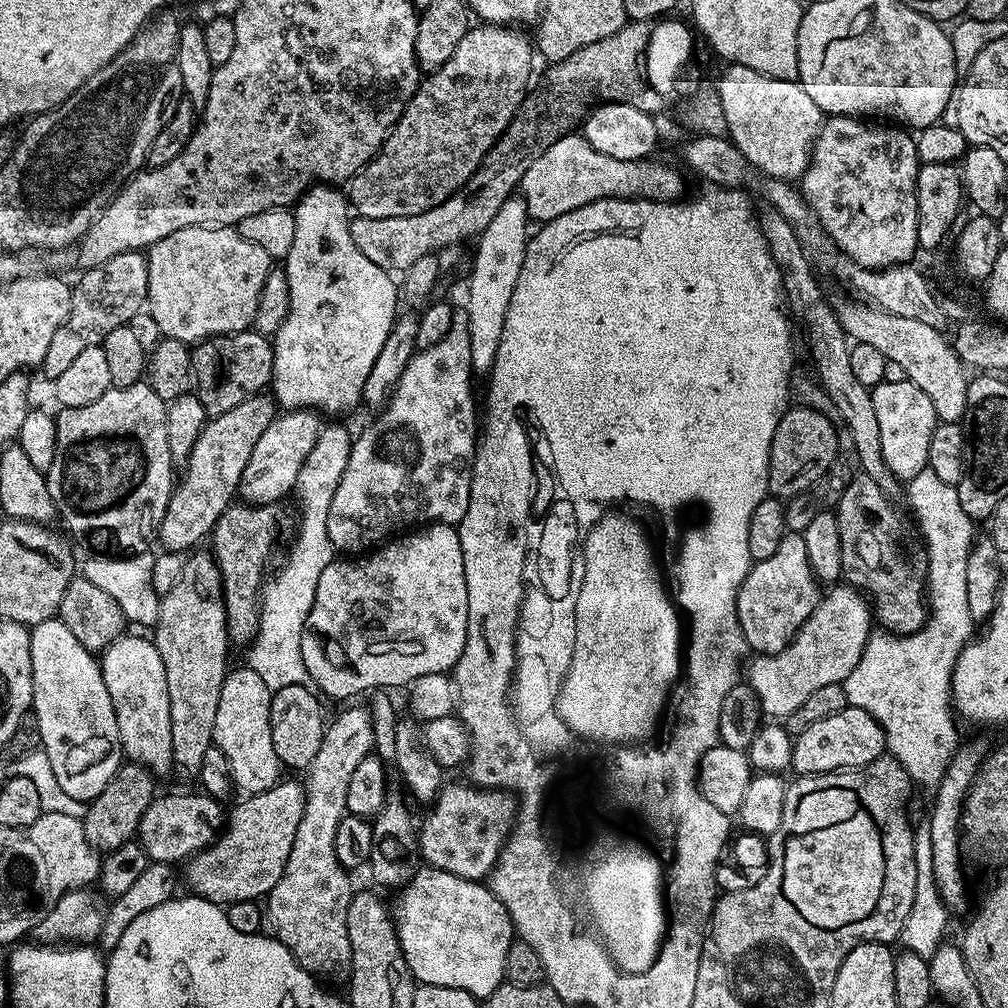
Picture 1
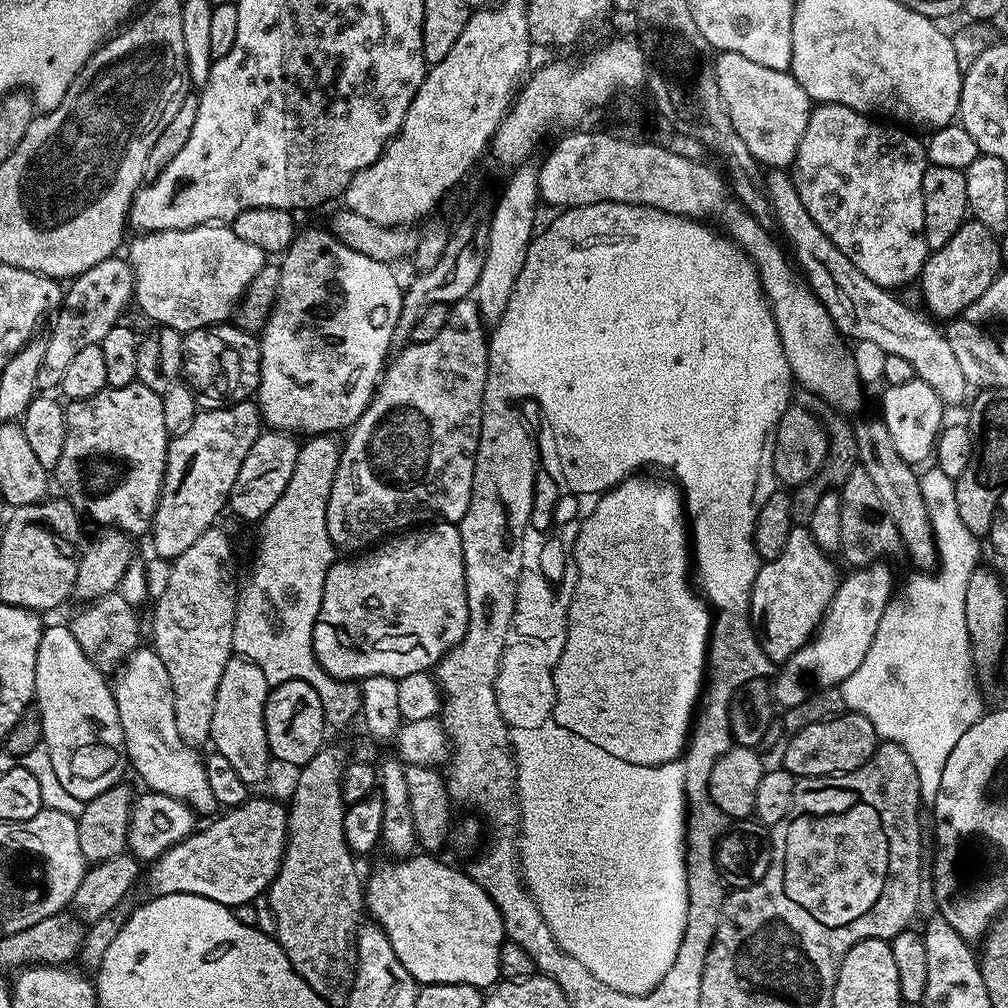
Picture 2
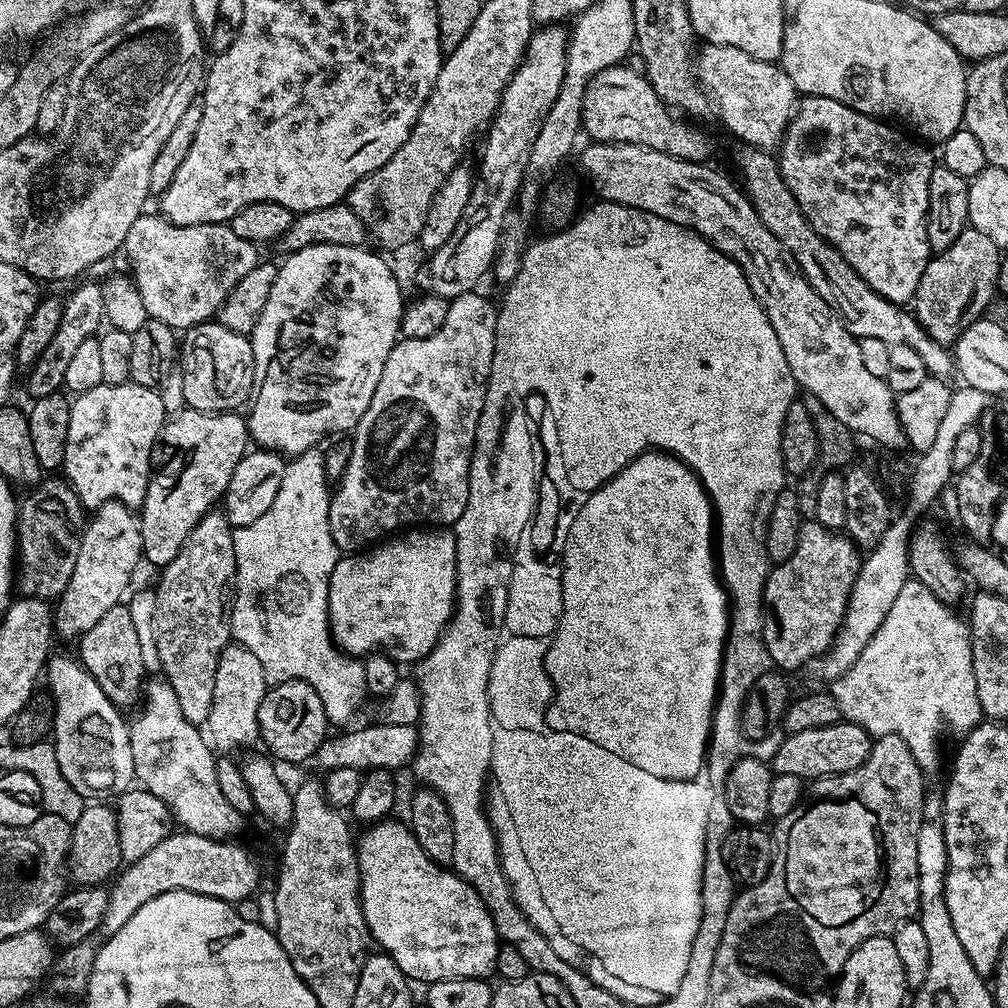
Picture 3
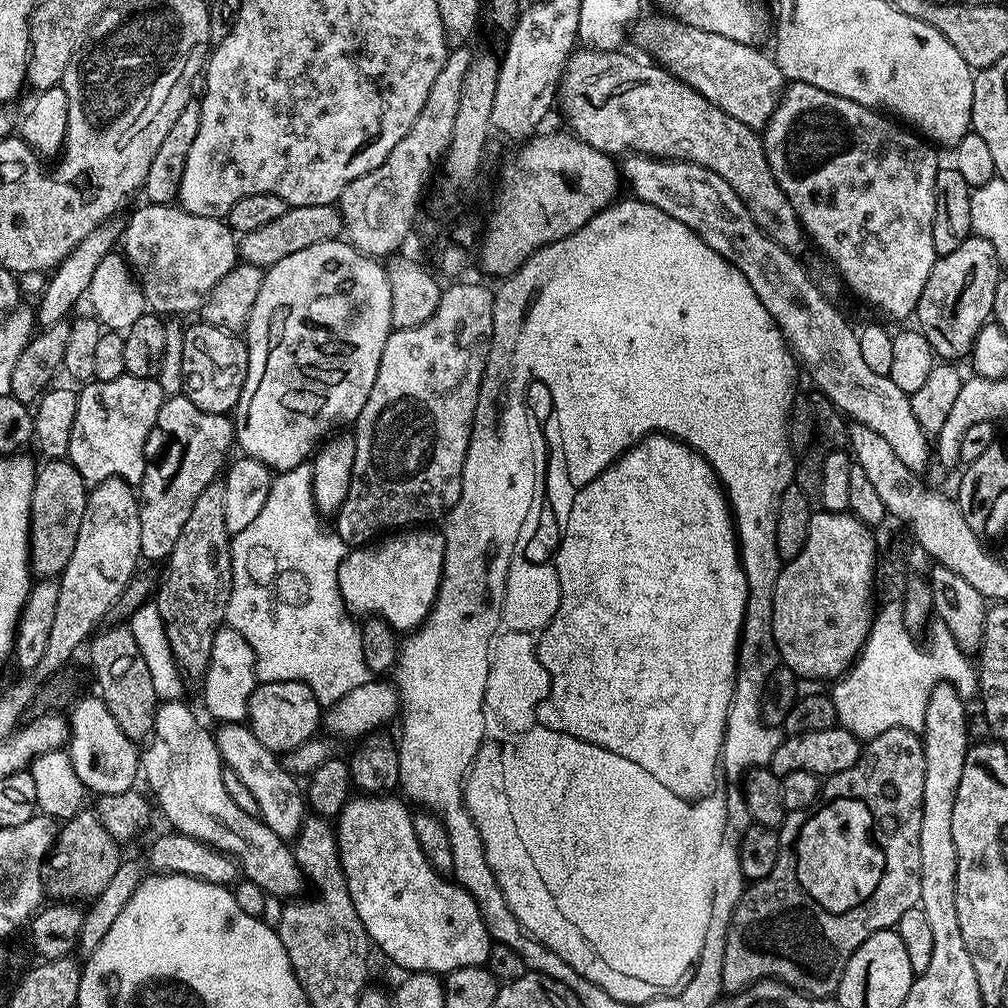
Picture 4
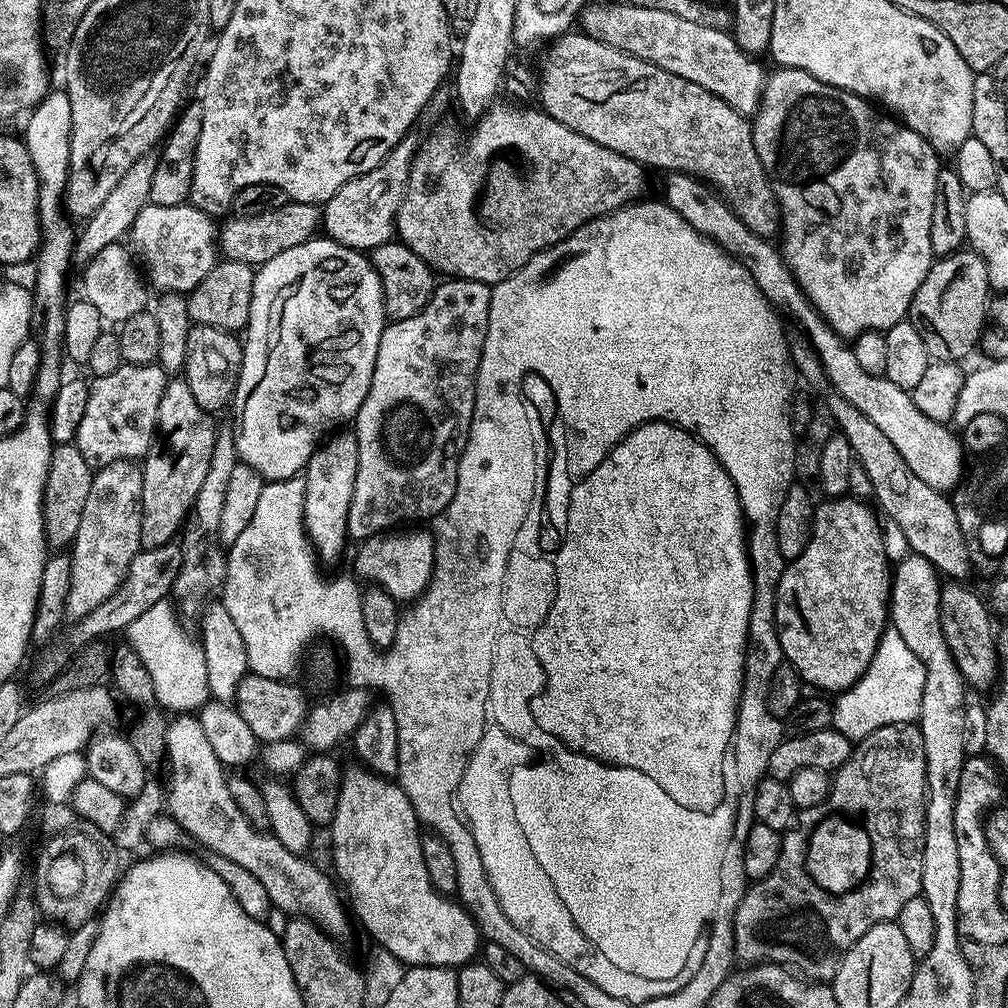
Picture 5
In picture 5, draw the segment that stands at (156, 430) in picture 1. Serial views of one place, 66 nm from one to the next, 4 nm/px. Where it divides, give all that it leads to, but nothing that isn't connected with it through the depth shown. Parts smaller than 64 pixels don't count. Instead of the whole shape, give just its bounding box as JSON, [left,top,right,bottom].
[74,362,169,466]

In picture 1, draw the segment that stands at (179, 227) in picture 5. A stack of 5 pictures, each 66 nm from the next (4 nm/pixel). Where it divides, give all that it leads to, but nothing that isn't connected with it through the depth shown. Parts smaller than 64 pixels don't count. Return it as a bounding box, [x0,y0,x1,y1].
[147,226,274,346]

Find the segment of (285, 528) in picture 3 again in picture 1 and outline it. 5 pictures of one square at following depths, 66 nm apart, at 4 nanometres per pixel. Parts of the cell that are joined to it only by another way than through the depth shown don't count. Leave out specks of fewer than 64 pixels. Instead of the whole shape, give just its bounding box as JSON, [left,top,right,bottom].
[246,424,353,693]

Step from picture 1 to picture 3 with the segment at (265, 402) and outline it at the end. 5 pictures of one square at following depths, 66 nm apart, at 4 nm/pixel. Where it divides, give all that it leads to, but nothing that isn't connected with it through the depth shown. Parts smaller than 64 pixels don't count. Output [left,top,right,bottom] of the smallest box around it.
[138,407,250,568]

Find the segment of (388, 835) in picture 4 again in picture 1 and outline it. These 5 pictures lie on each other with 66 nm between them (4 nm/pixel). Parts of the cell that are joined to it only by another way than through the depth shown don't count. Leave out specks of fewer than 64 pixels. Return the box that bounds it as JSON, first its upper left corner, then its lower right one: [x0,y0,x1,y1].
[394,866,514,998]

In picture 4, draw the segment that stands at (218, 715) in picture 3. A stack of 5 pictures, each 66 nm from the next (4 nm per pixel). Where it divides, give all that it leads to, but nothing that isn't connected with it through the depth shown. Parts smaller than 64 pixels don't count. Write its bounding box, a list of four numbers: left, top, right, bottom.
[202,626,258,724]

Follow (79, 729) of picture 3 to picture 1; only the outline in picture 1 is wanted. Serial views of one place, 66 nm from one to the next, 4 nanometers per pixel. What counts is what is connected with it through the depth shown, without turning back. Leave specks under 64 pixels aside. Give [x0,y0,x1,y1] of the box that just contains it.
[30,618,120,740]

